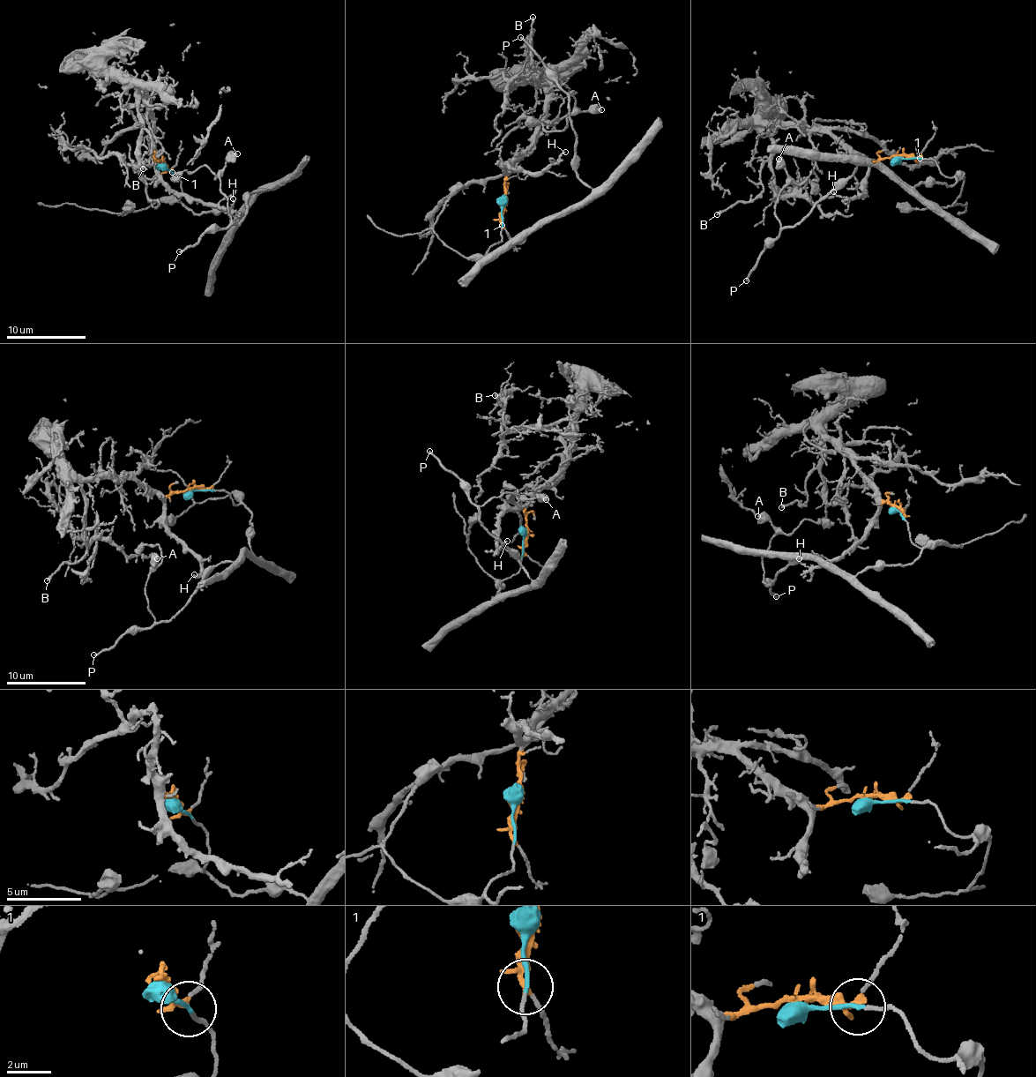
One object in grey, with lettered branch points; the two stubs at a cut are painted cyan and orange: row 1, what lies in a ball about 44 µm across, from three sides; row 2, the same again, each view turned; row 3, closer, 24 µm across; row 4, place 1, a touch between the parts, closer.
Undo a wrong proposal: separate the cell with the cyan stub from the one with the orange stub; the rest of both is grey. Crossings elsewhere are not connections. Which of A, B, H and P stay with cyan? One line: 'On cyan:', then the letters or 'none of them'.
On cyan: A, P

